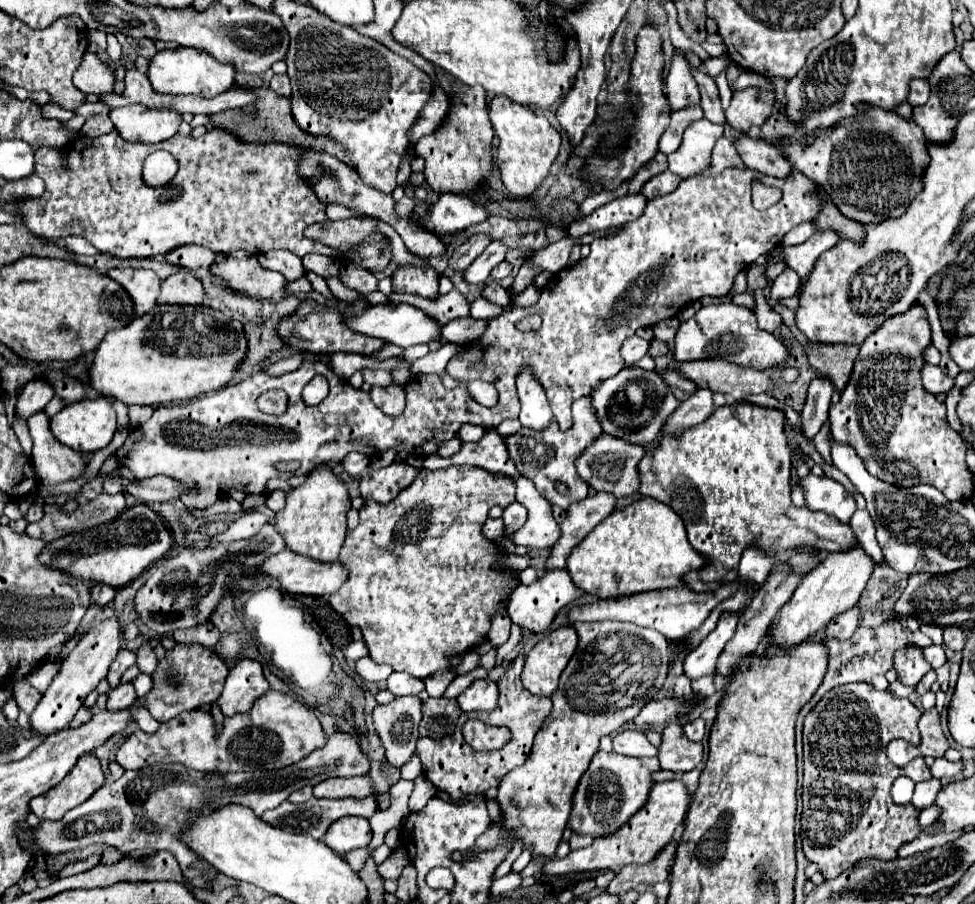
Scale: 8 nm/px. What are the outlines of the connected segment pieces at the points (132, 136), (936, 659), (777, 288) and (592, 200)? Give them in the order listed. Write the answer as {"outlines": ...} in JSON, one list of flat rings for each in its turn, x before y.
{"outlines":[[[131,104,111,110,111,122,123,140,155,144,177,134,183,118,173,108,145,108]],[[929,646,929,648,925,648,923,650,923,654,925,654,925,658,927,658,927,662,933,666,933,668,939,668,939,666,943,666,947,662,947,656,945,656,945,650,941,648,941,646]],[[785,268,773,282,771,286,771,298,791,298,795,296,797,292,797,286,799,286,799,276,793,268]],[[623,182,623,186,617,188,617,190,613,190,613,192,603,190,603,192,599,192,599,194,591,194,591,196,587,196,587,198,579,204,579,210,581,210,585,216,589,216,589,214,591,214,595,208,599,208,603,202,613,200,613,198,617,198,617,196,623,196,623,194,625,194,625,188,627,188,627,182]]]}

